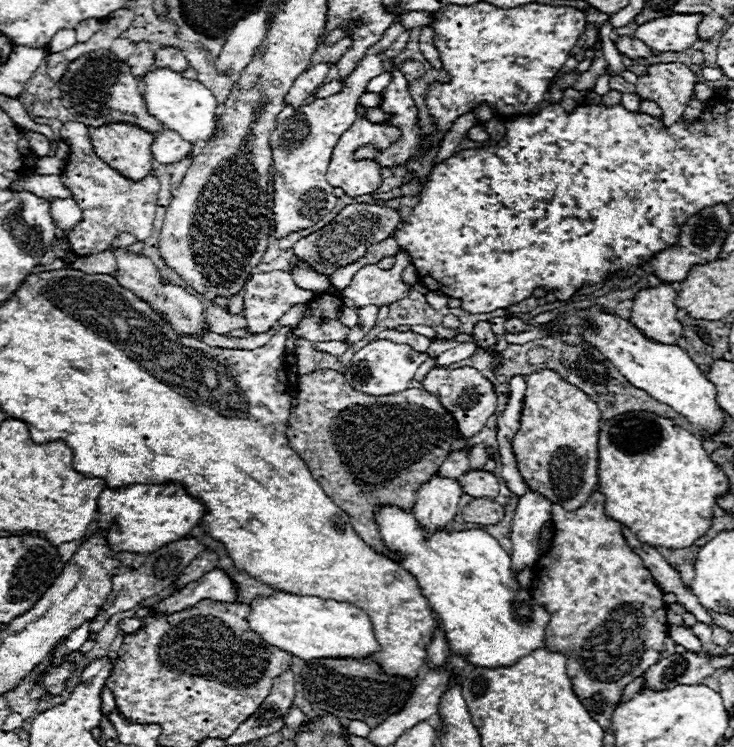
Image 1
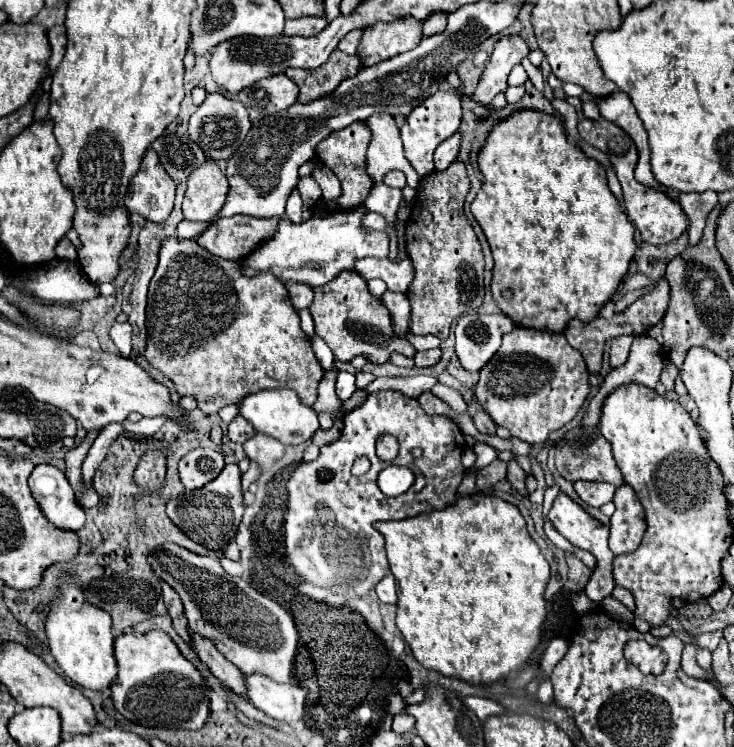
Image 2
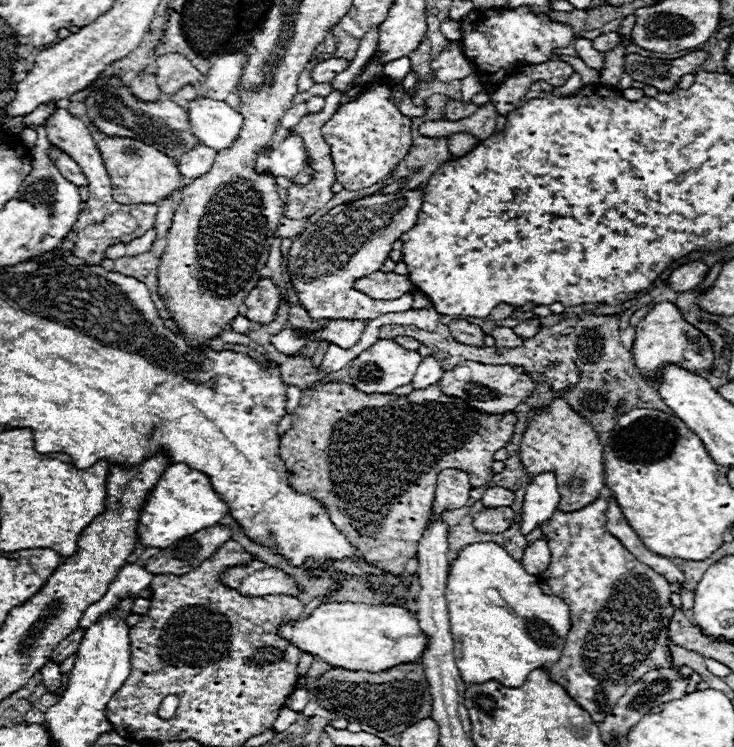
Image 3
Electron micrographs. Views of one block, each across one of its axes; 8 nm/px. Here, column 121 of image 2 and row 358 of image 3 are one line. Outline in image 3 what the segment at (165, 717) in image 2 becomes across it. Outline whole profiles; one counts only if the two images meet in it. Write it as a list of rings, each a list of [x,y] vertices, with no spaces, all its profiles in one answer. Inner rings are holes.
[[[658,302],[650,312],[636,324],[636,338],[634,338],[634,362],[644,372],[646,378],[654,378],[656,370],[666,362],[682,364],[692,372],[710,372],[712,370],[712,346],[710,340],[688,324],[680,310],[672,302]]]

